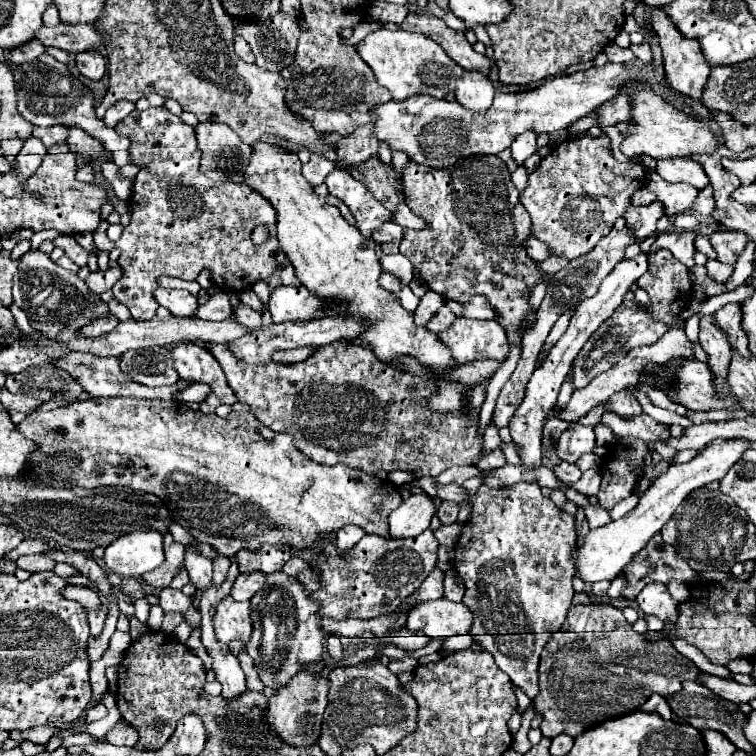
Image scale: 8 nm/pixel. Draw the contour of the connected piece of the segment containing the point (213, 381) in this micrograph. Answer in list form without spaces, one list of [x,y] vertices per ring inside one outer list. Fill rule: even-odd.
[[[181,343],[173,349],[173,361],[181,379],[191,379],[211,385],[209,397],[200,403],[199,409],[203,413],[215,413],[221,404],[237,403],[237,397],[231,391],[223,369],[219,367],[211,351],[207,351],[205,347],[199,347],[195,343]]]

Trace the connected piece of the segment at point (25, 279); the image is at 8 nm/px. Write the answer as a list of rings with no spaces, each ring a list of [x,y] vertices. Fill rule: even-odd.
[[[29,251],[21,257],[13,283],[13,299],[15,305],[27,313],[31,327],[41,331],[43,335],[49,335],[51,339],[59,337],[63,329],[77,331],[77,323],[91,323],[109,315],[107,303],[101,301],[97,293],[89,291],[85,281],[53,263],[49,255],[41,251]]]

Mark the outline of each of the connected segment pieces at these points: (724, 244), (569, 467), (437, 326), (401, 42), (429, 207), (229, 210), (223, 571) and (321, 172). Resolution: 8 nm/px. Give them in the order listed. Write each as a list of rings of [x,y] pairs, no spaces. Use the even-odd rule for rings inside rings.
[[[715,231],[709,235],[709,241],[721,263],[735,263],[749,237],[741,231]]]
[[[561,461],[559,465],[555,465],[555,467],[553,467],[553,473],[555,473],[563,483],[569,483],[569,485],[573,485],[573,483],[581,477],[581,471],[577,469],[577,465],[567,463],[567,461]]]
[[[443,305],[437,313],[435,313],[435,317],[427,323],[427,329],[431,331],[431,333],[441,333],[441,331],[445,331],[445,329],[449,329],[451,327],[451,323],[455,321],[457,317]]]
[[[379,29],[369,33],[359,45],[357,51],[361,59],[373,69],[377,83],[387,87],[391,91],[393,101],[401,103],[415,95],[431,95],[437,99],[445,99],[447,93],[455,89],[455,81],[465,73],[461,65],[457,65],[445,51],[439,47],[439,43],[409,31],[387,31]]]
[[[477,155],[471,159],[461,159],[449,169],[419,167],[417,163],[409,161],[403,171],[403,193],[413,213],[427,221],[425,229],[405,229],[401,239],[401,253],[413,263],[415,275],[429,289],[457,303],[469,301],[475,293],[485,295],[495,309],[497,321],[505,329],[509,343],[521,347],[521,339],[533,327],[537,315],[529,305],[531,291],[535,285],[547,279],[547,273],[539,269],[539,263],[529,257],[523,245],[533,235],[531,219],[519,201],[519,191],[511,181],[505,161],[501,161],[497,155]]]
[[[165,107],[157,109],[145,109],[145,111],[135,111],[131,115],[122,119],[115,127],[121,135],[127,135],[131,139],[131,161],[139,163],[143,171],[133,181],[133,195],[129,199],[129,207],[133,211],[131,223],[123,229],[123,235],[119,241],[109,241],[103,225],[93,233],[95,245],[99,249],[111,249],[117,247],[121,251],[119,255],[119,267],[123,271],[121,279],[113,285],[113,295],[119,303],[127,305],[135,321],[149,321],[155,317],[157,301],[155,301],[155,289],[159,287],[157,279],[167,275],[167,277],[179,277],[193,281],[201,269],[209,269],[211,277],[215,279],[217,287],[221,289],[233,289],[233,291],[245,291],[249,289],[255,281],[265,279],[269,287],[279,287],[279,285],[299,285],[291,261],[287,255],[281,251],[275,227],[273,227],[273,215],[277,213],[267,199],[251,189],[249,185],[241,183],[215,183],[207,179],[205,175],[199,173],[199,147],[195,139],[195,131],[191,125],[185,125],[181,117],[171,115]],[[255,225],[267,225],[269,227],[269,241],[263,245],[253,245],[251,241],[251,231]]]
[[[223,555],[213,561],[213,585],[215,587],[219,587],[225,581],[229,565],[231,565],[231,559],[229,557],[223,557]]]
[[[313,153],[311,155],[311,161],[307,165],[303,165],[303,177],[311,183],[311,185],[321,185],[325,181],[325,177],[335,169],[337,165],[333,161],[329,161],[327,157],[323,155],[317,155]]]

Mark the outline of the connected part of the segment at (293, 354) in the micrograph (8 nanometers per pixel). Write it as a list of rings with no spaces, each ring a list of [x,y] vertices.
[[[305,347],[305,349],[295,349],[295,351],[277,351],[275,361],[277,363],[299,363],[305,361],[309,355],[313,353],[313,347]]]

